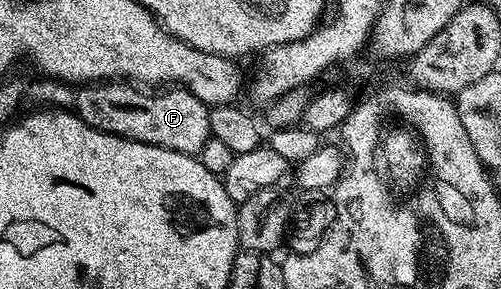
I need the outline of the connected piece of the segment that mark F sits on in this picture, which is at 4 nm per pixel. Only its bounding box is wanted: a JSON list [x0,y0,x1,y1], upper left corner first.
[73,81,211,156]

